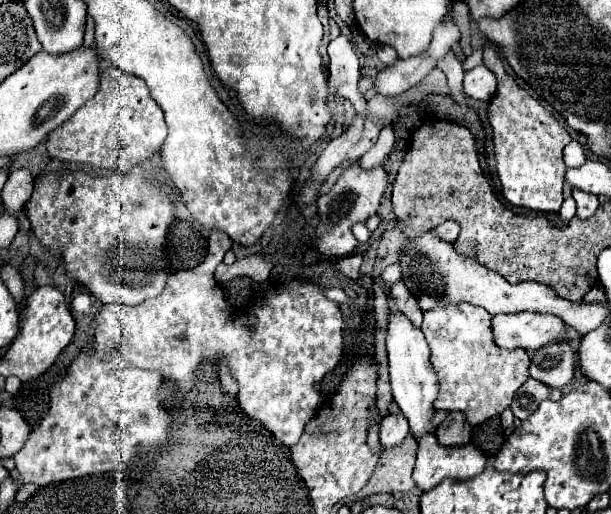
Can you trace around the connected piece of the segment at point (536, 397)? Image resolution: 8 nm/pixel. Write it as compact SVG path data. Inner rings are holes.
M528 379L516 393L514 393L514 399L512 399L512 413L514 417L518 419L526 419L528 415L532 415L532 411L538 409L540 401L544 399L552 399L552 401L558 401L562 399L562 391L560 389L552 389L536 379Z

